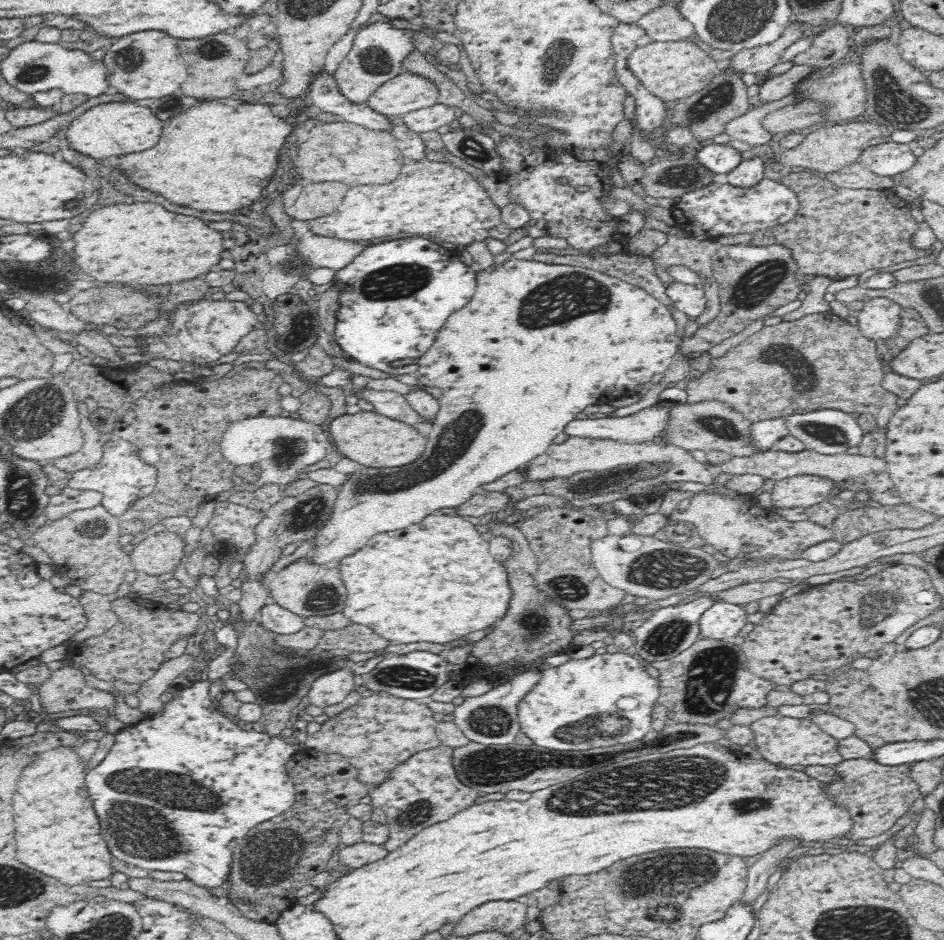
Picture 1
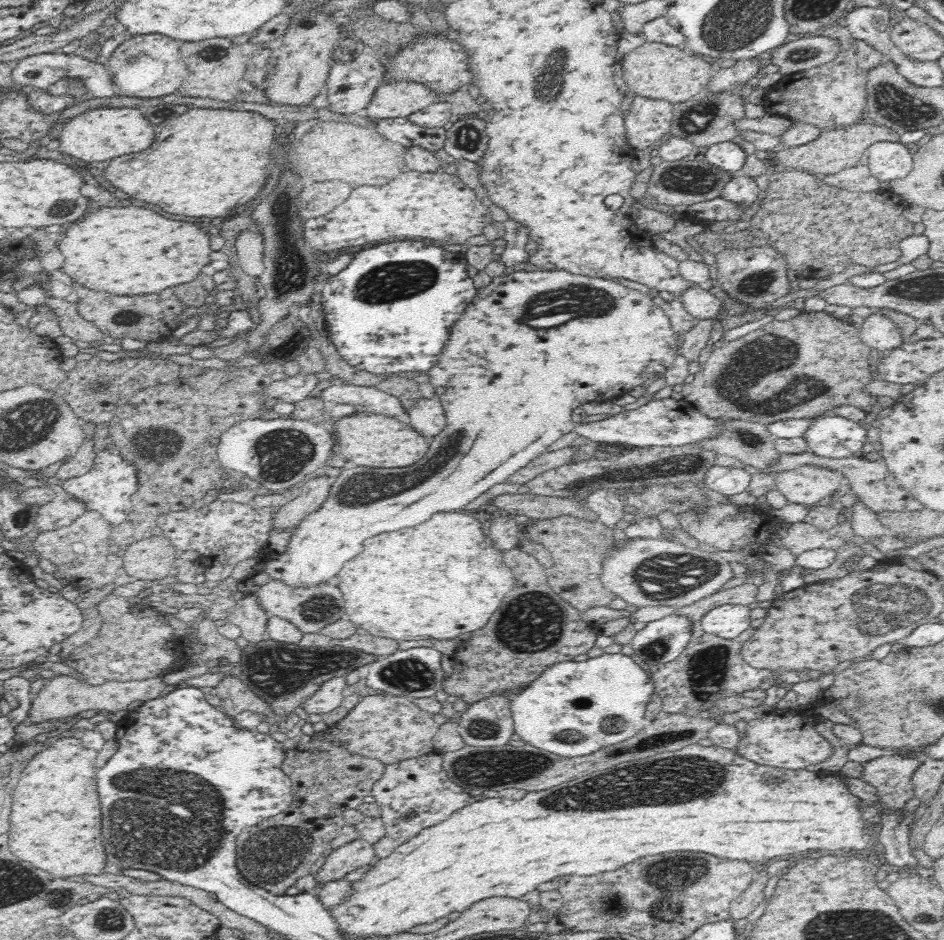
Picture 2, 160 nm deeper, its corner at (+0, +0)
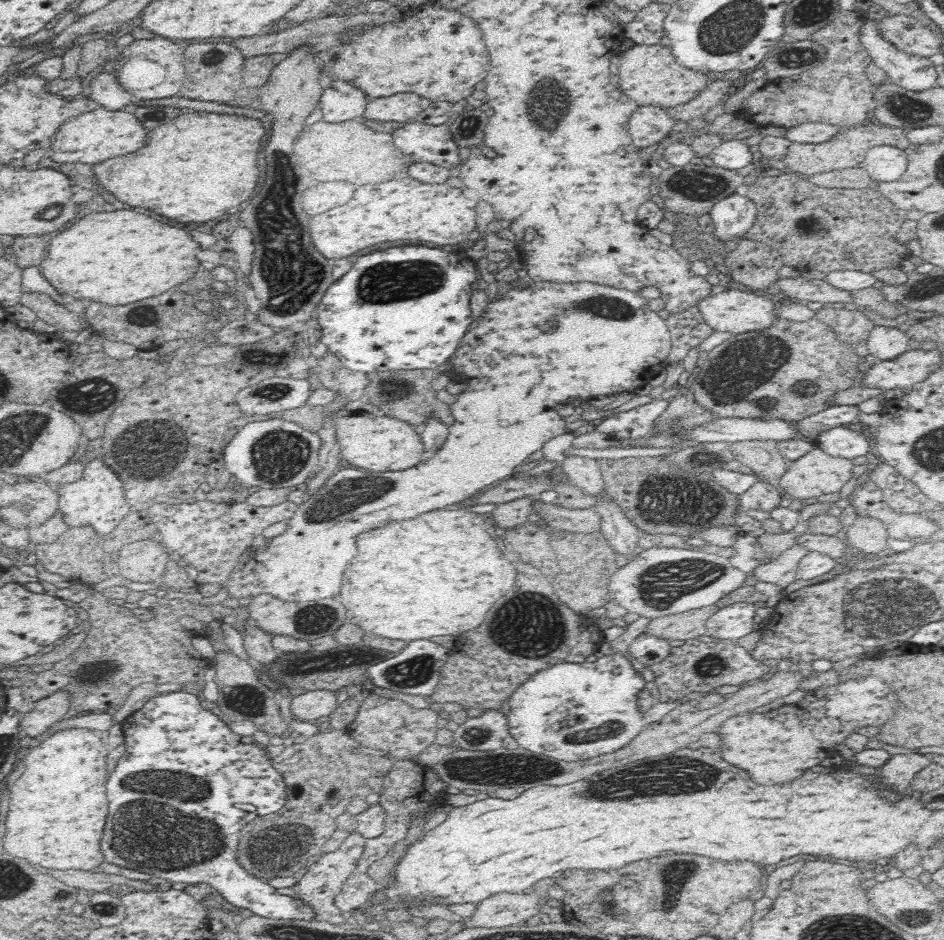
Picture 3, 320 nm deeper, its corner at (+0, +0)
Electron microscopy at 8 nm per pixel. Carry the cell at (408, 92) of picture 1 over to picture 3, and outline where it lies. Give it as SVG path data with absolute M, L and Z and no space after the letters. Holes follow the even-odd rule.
M398 93L389 97L370 99L363 116L384 122L412 122L432 102L414 93Z

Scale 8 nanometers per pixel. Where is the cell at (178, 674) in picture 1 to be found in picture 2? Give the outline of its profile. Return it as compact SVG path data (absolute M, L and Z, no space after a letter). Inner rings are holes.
M57 674L55 677L50 678L50 682L30 699L30 708L26 721L34 724L54 719L67 721L68 718L90 709L116 712L127 708L134 700L144 702L150 700L150 698L160 697L164 690L166 690L166 685L162 683L162 676L123 682L110 680L101 685L92 686L81 683L79 679L75 679L71 675Z

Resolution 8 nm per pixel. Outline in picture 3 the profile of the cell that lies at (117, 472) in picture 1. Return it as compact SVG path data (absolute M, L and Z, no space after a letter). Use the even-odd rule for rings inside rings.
M102 459L92 460L84 468L84 476L72 484L62 484L58 488L60 494L60 510L64 520L71 528L90 526L98 536L109 534L128 514L129 506L124 506L124 484L116 478L116 474L102 464Z

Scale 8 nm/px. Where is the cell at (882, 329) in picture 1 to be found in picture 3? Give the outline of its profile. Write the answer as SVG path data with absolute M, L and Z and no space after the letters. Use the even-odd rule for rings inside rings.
M877 325L870 331L866 345L876 361L892 360L909 349L908 337L903 331Z

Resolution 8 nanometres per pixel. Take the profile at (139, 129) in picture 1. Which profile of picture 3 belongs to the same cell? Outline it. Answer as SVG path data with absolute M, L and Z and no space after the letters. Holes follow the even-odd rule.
M99 106L96 110L80 113L59 126L50 146L53 152L56 152L52 154L52 160L64 164L96 165L108 158L117 158L122 154L139 150L144 144L144 138L146 128L140 124L138 116L123 110L112 112Z

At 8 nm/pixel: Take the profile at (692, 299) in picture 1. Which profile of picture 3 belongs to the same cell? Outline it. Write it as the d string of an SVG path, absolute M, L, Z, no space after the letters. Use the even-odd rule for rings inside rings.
M729 289L726 292L709 294L697 304L697 307L700 308L704 320L714 331L729 332L732 335L770 328L779 318L771 295L752 290Z

